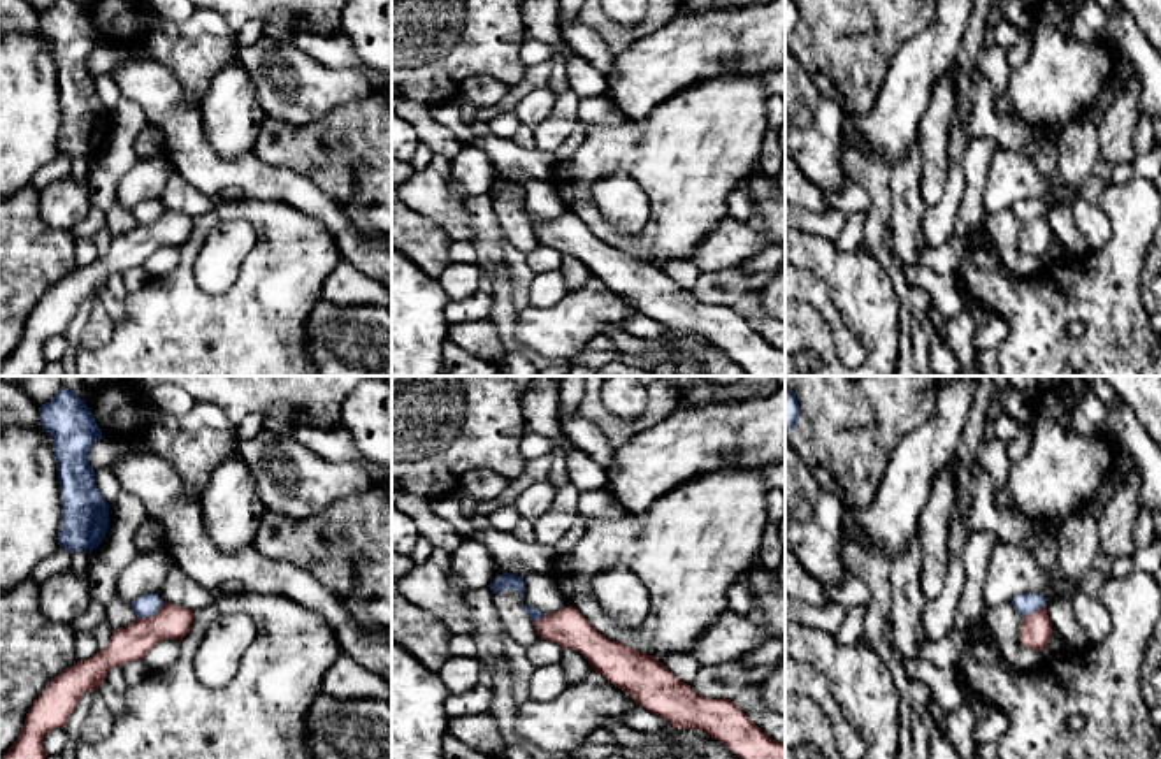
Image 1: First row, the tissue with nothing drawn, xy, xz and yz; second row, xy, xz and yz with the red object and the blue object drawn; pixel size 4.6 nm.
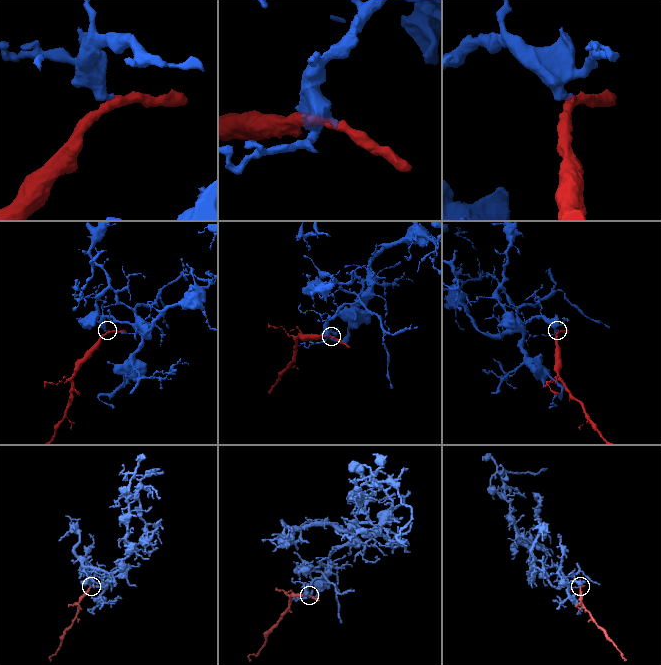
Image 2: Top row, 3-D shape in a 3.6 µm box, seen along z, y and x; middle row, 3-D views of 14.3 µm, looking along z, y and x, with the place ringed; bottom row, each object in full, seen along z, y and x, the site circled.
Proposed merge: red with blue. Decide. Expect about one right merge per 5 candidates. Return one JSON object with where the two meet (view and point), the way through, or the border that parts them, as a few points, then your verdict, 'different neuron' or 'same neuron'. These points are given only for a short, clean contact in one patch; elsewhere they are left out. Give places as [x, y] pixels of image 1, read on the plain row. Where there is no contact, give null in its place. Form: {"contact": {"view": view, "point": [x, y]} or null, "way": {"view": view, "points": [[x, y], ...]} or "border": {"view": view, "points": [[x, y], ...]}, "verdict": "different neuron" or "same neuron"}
{"contact": {"view": "xy", "point": [151, 222]}, "border": {"view": "xy", "points": [[162, 209], [153, 220], [137, 225]]}, "verdict": "different neuron"}

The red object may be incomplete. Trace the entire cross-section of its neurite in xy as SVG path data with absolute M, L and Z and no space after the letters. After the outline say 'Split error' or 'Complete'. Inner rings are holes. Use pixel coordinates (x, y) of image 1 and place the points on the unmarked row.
M162 209L155 221L114 235L104 257L63 276L42 295L26 320L18 346L0 367L0 376L40 376L47 364L44 343L54 334L65 334L86 297L97 297L111 274L142 267L158 248L169 244L183 248L191 228L191 216Z. Complete

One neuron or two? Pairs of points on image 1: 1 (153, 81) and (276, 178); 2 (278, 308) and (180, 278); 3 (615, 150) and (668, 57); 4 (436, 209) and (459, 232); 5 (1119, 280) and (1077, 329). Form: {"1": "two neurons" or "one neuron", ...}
{"1": "one neuron", "2": "one neuron", "3": "two neurons", "4": "one neuron", "5": "two neurons"}

